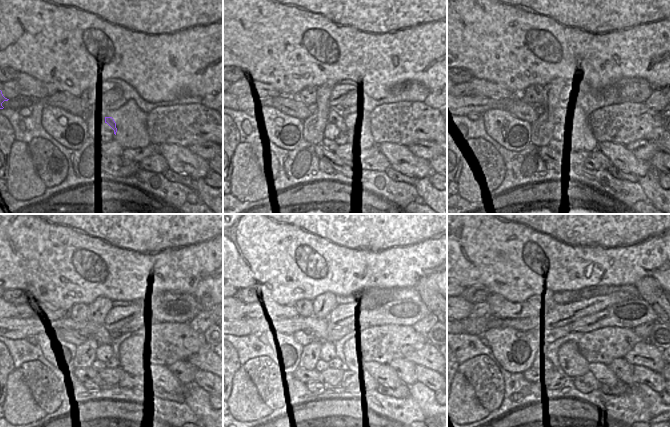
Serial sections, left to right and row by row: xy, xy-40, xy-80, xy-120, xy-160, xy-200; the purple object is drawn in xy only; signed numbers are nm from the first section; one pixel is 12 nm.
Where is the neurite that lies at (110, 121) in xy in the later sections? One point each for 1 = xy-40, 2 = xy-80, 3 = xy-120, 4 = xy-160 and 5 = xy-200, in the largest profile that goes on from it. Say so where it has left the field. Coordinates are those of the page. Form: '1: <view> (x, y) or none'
1: xy-40 (334, 116)
2: xy-80 (556, 115)
3: xy-120 (19, 328)
4: xy-160 (319, 327)
5: xy-200 (534, 322)

